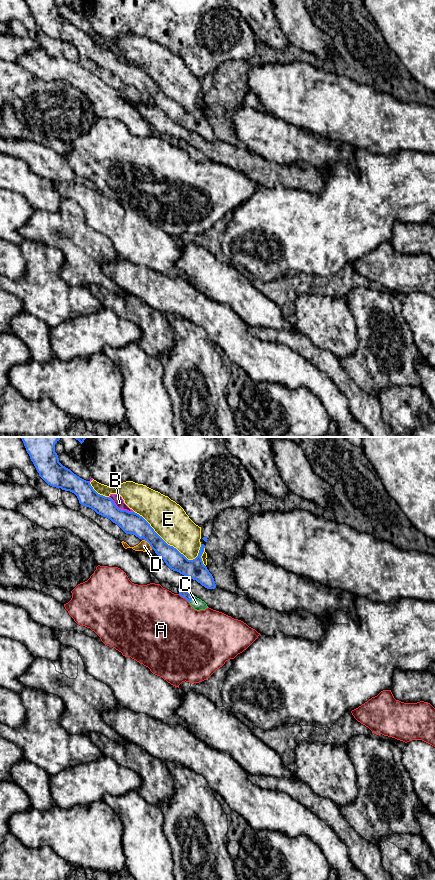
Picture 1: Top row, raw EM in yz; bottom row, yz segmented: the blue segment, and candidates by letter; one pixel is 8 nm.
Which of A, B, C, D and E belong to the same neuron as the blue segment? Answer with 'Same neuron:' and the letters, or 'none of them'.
Same neuron: C

